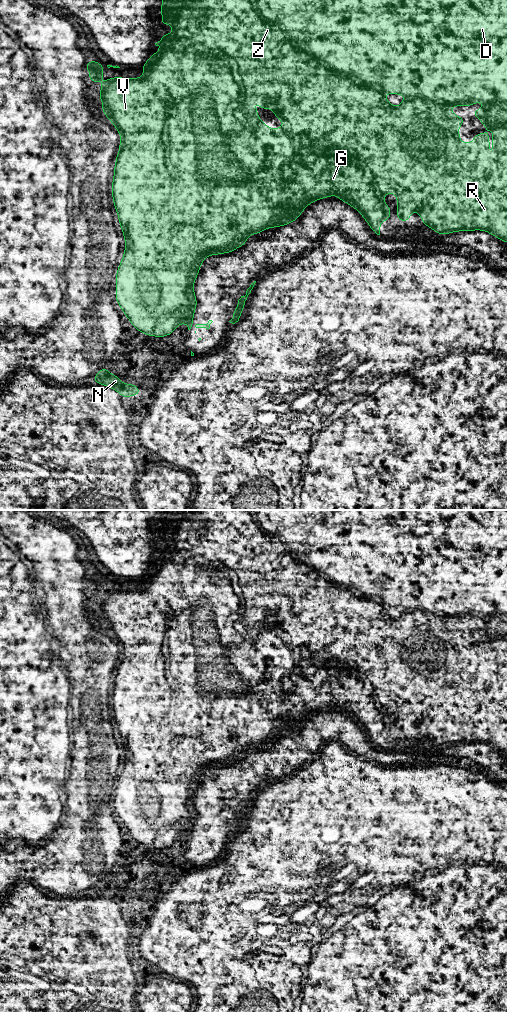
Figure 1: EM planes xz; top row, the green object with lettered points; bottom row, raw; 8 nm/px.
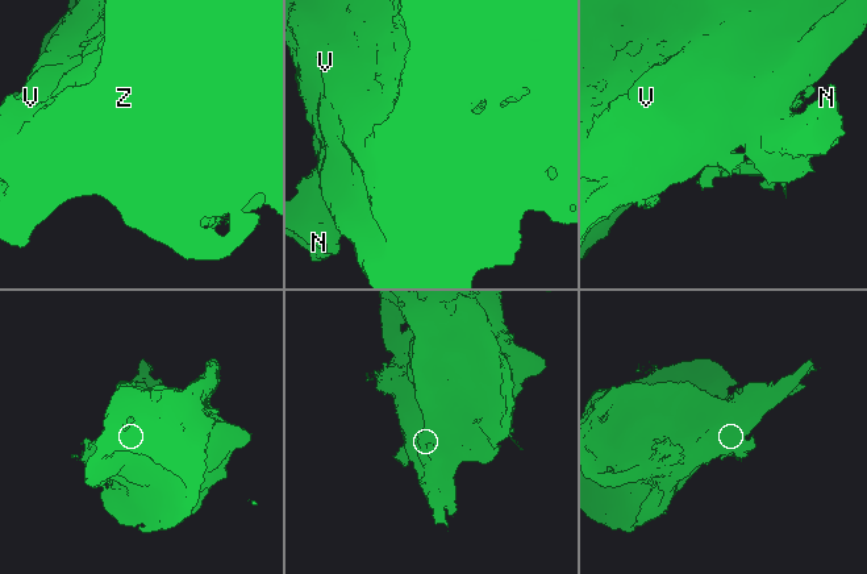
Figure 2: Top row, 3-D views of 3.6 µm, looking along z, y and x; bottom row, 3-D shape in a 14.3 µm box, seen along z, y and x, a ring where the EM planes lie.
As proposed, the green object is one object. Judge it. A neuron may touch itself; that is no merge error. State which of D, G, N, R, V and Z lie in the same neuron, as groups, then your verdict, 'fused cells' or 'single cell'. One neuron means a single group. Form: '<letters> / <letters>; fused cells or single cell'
D G N R V Z; single cell

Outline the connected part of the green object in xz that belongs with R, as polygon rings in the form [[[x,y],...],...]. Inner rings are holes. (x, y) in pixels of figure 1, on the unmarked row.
[[[162,510],[163,517],[159,520],[164,527],[160,537],[170,535],[173,539],[173,545],[168,546],[162,544],[164,550],[157,555],[162,561],[152,566],[149,572],[143,576],[144,588],[142,590],[120,590],[113,589],[107,591],[101,598],[100,612],[104,616],[101,623],[108,629],[120,645],[120,662],[116,668],[116,677],[114,679],[114,692],[112,694],[112,709],[114,711],[114,719],[118,725],[118,731],[122,739],[126,760],[124,769],[118,779],[116,786],[116,812],[120,817],[123,825],[126,826],[132,837],[140,844],[149,847],[164,849],[174,844],[175,840],[182,834],[185,834],[188,842],[192,839],[194,823],[197,818],[197,812],[194,807],[193,796],[196,788],[199,786],[199,780],[203,772],[208,767],[217,767],[222,765],[231,765],[233,762],[244,757],[249,753],[246,748],[249,746],[257,746],[269,739],[279,739],[287,737],[295,733],[304,720],[318,711],[337,707],[339,712],[354,719],[361,725],[369,736],[370,740],[380,747],[380,734],[388,733],[390,730],[390,718],[385,716],[385,706],[393,704],[398,712],[396,718],[397,731],[407,734],[410,732],[410,723],[420,725],[421,734],[432,740],[437,746],[448,746],[456,743],[472,743],[484,742],[493,748],[508,755],[508,620],[503,620],[500,615],[508,615],[508,510]],[[383,605],[403,606],[406,611],[399,619],[392,618],[384,609]],[[256,611],[261,621],[270,620],[274,623],[275,629],[286,635],[281,641],[267,640],[265,633],[258,631],[258,625],[253,619],[253,612]],[[475,614],[483,614],[486,617],[482,622],[473,622],[472,630],[479,629],[482,636],[486,639],[484,647],[479,644],[474,648],[473,654],[467,654],[465,657],[460,653],[458,639],[465,635],[463,629],[457,629],[453,623],[449,622],[449,618],[473,617]],[[488,640],[494,641],[494,667],[488,667]],[[368,679],[374,691],[368,690],[364,681]]]

